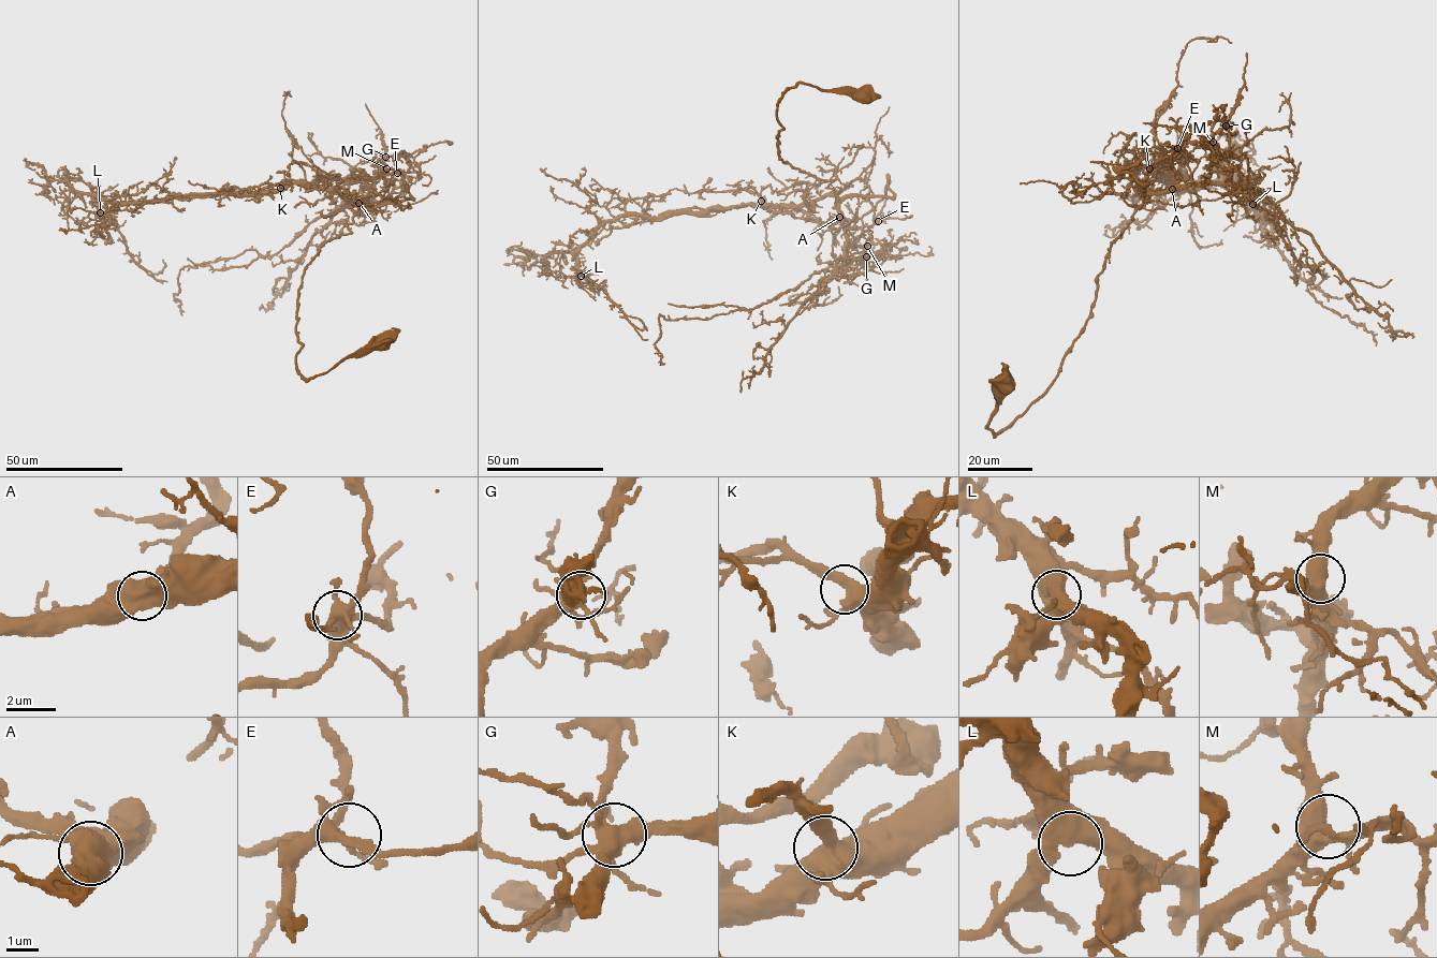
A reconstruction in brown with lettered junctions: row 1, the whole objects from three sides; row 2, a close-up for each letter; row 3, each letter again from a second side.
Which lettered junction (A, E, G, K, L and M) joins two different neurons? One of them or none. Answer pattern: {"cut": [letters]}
{"cut": []}

